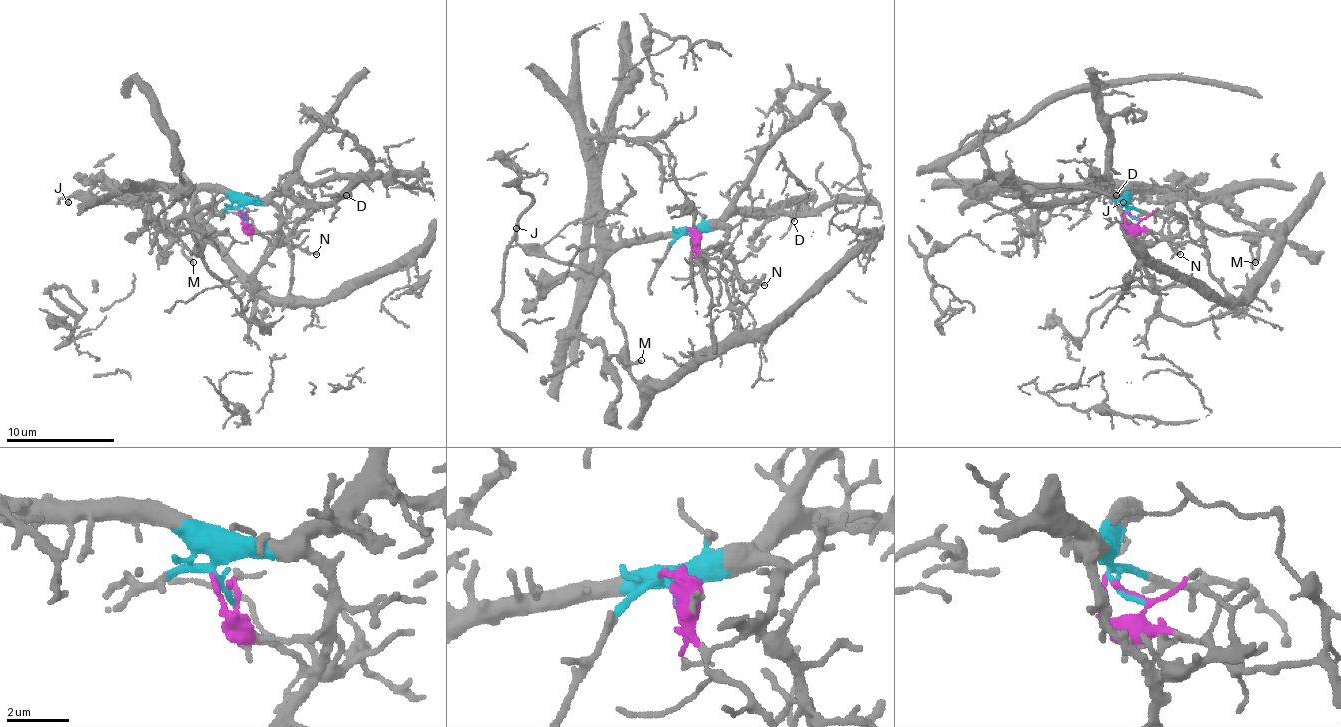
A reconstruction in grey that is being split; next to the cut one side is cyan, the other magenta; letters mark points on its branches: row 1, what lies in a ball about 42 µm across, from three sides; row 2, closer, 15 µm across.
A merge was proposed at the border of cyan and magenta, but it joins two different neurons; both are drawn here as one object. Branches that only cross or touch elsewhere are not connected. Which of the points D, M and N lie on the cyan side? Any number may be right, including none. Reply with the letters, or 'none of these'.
D, N

